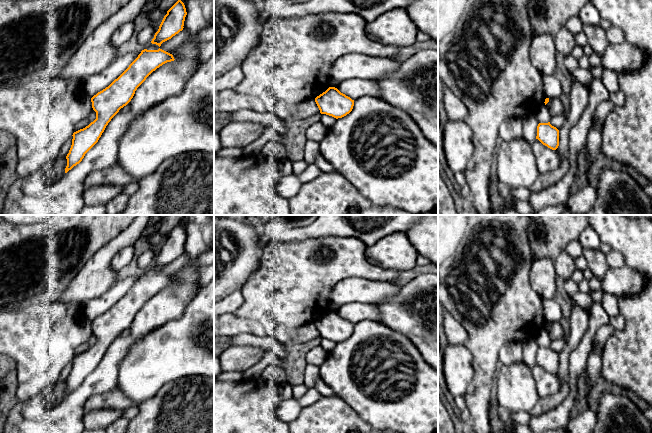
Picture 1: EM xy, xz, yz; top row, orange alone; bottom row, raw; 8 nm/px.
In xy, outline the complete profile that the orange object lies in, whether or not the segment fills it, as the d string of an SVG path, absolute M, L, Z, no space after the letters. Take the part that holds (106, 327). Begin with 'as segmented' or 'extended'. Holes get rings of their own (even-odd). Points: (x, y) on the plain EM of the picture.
as segmented; M160 272L144 273L117 303L91 322L96 343L73 357L72 369L66 380L65 397L82 385L85 378L98 366L111 343L131 325L146 302L163 288L174 284L172 278Z

